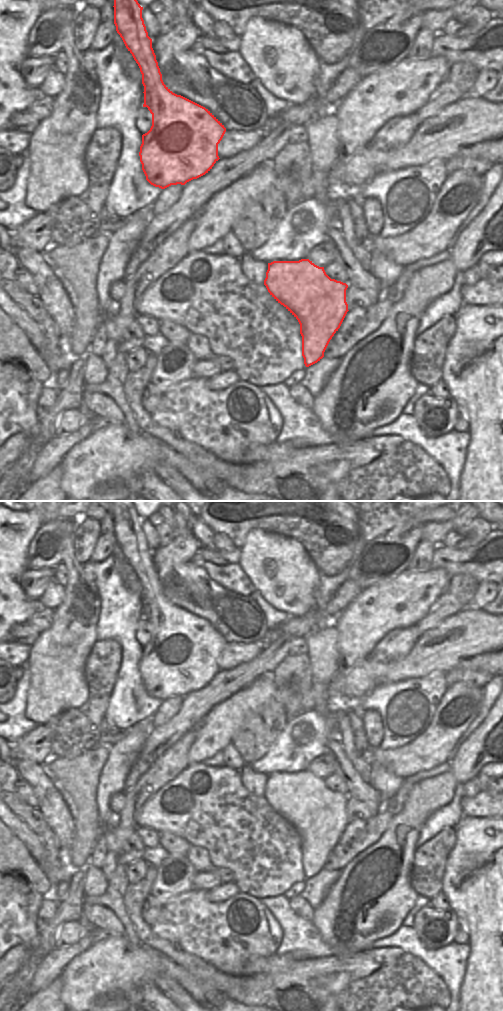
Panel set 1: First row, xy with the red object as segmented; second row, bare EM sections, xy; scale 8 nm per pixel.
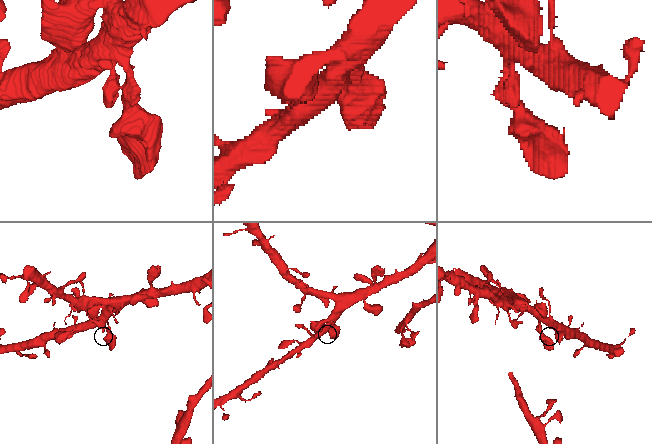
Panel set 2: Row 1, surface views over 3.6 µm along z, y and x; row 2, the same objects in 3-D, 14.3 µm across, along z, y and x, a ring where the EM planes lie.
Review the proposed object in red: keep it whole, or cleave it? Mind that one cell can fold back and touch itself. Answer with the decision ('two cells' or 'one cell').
one cell

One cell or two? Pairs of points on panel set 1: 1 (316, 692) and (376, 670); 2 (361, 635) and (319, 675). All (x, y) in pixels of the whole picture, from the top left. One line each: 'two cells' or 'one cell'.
1: two cells
2: two cells

